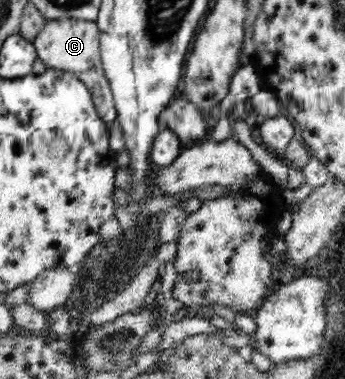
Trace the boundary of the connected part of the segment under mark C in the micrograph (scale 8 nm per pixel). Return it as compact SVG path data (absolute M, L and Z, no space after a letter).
M80 19L48 20L33 45L46 67L73 73L82 83L86 84L102 121L115 119L113 97L99 54L100 31L96 22Z

